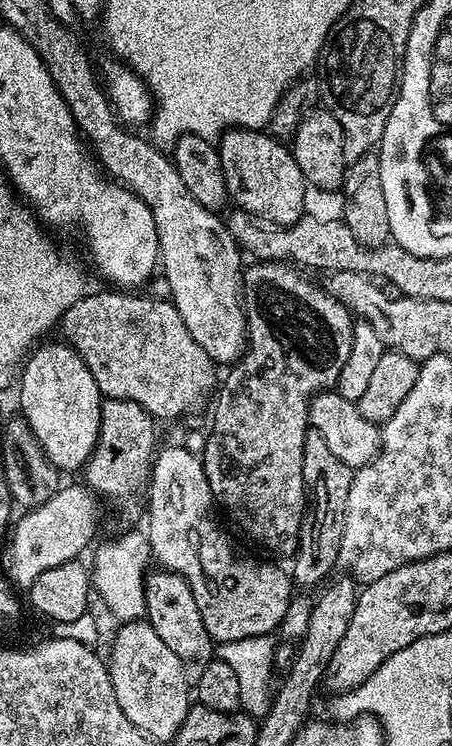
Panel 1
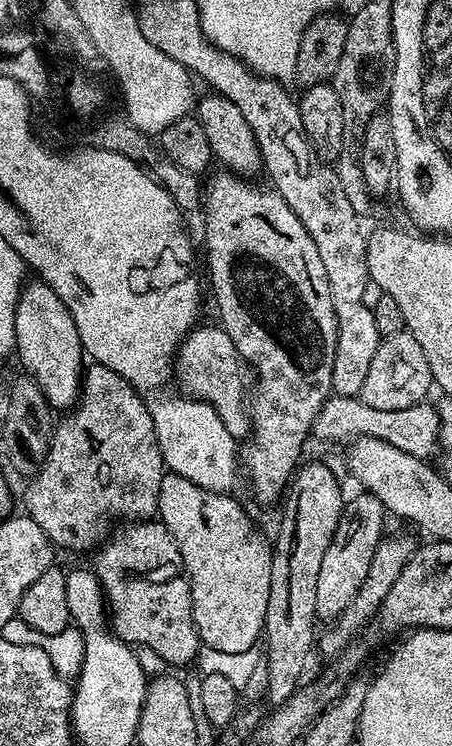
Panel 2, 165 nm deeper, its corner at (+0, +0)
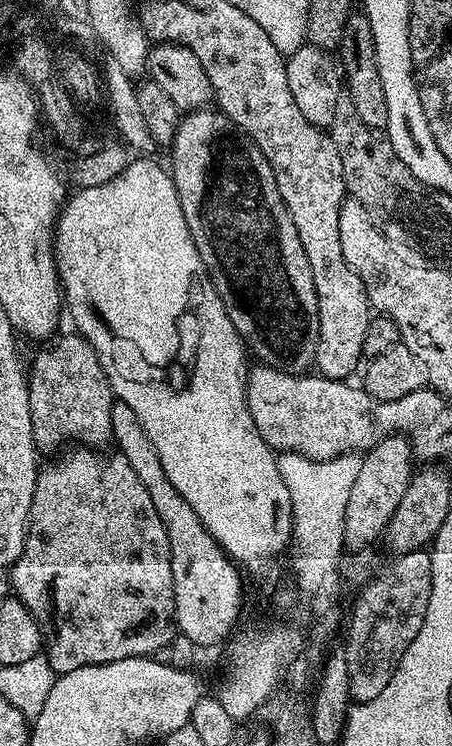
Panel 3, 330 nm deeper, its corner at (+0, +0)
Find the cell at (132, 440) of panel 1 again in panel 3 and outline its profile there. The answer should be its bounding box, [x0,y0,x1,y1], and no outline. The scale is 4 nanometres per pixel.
[28,335,114,450]

